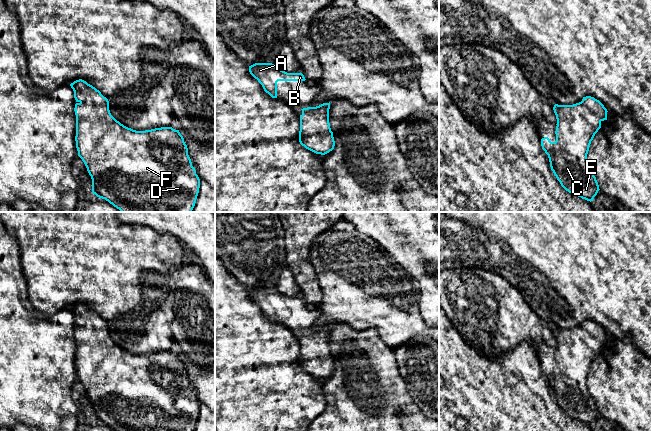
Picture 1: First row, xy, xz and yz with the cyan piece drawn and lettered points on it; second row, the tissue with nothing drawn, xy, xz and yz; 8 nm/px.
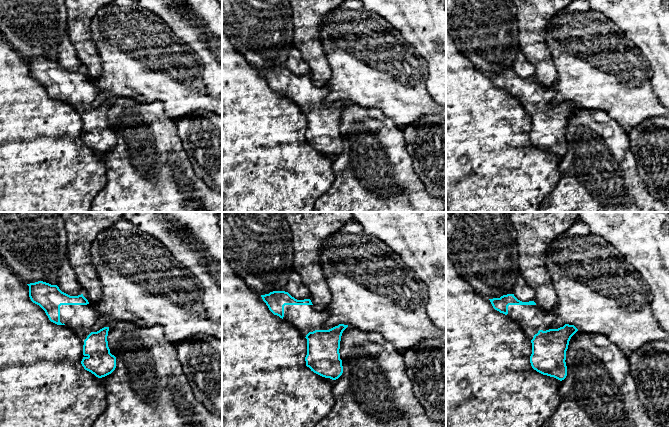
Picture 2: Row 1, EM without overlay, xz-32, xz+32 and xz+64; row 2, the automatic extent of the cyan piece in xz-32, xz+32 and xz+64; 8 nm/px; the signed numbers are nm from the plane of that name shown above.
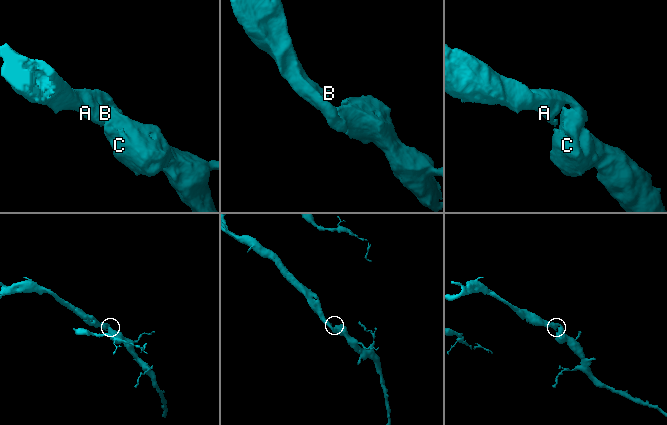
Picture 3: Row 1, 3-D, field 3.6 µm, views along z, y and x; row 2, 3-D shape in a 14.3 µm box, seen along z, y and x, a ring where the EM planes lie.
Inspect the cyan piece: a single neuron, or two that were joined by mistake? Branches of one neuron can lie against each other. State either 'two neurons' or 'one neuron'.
one neuron

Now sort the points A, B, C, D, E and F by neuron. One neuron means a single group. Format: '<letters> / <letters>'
A B C D E F

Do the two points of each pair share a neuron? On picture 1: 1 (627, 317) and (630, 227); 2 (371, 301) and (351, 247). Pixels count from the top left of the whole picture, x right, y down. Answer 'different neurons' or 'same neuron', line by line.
1: same neuron
2: same neuron

